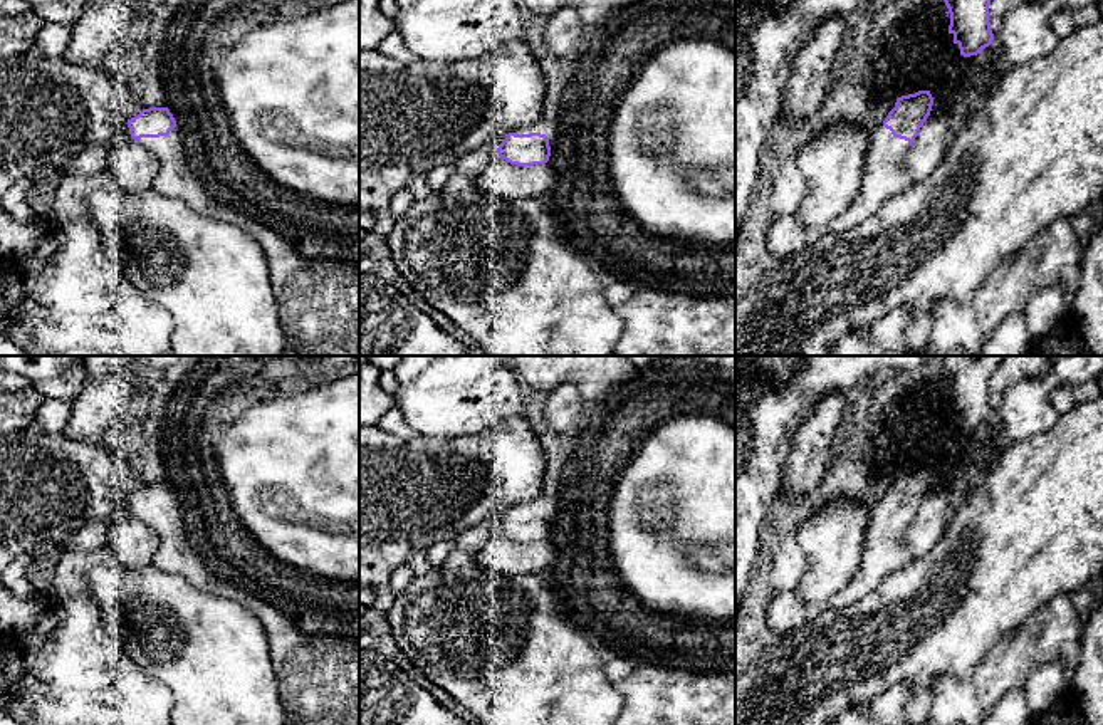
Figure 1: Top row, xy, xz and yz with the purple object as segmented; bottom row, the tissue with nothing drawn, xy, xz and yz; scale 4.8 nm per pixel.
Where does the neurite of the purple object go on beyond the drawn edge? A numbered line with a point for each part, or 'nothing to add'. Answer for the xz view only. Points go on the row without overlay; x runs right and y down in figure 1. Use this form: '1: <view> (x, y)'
1: xz (548, 504)

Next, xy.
1: xy (318, 673)

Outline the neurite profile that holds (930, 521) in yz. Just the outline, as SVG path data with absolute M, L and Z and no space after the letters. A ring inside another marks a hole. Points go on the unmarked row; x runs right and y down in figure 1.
M952 483L940 490L930 490L922 500L918 512L903 532L903 542L913 557L920 557L932 550L947 529L954 514L959 492Z

